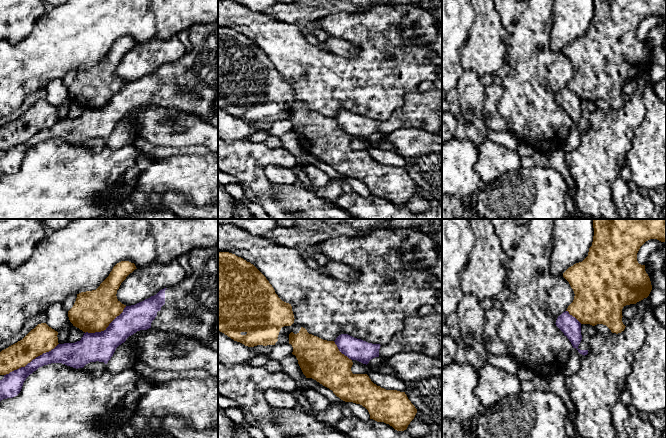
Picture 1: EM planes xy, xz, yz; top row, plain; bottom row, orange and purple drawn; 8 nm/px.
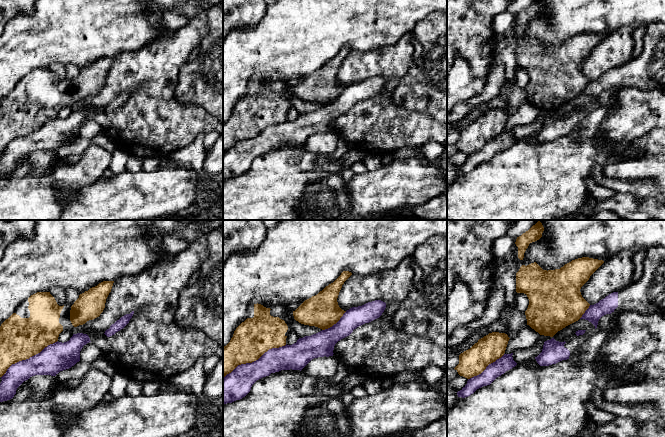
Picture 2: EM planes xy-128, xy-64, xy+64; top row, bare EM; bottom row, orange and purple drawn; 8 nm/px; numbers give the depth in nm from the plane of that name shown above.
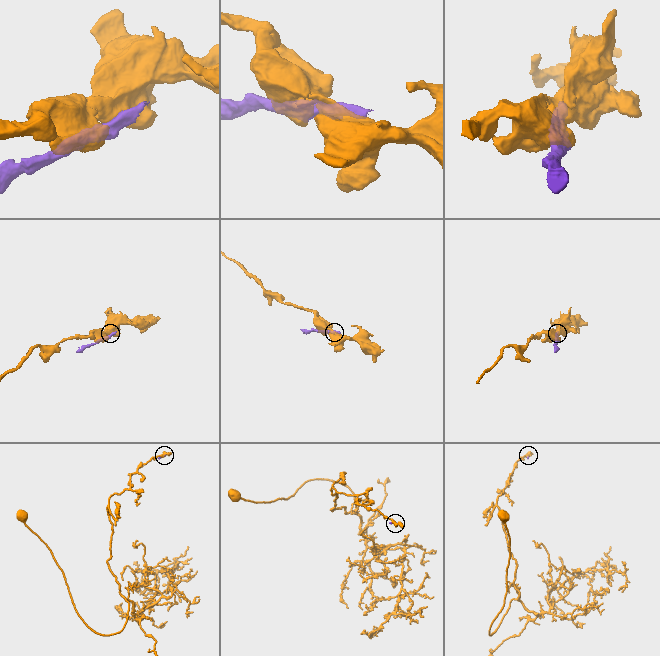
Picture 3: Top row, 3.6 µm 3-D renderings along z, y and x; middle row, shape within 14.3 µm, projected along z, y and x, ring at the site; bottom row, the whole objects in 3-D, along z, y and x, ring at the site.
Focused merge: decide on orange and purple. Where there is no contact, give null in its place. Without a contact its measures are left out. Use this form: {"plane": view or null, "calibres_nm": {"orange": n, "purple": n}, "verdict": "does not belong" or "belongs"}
{"plane": "xy", "calibres_nm": {"orange": 220, "purple": 170}, "verdict": "does not belong"}

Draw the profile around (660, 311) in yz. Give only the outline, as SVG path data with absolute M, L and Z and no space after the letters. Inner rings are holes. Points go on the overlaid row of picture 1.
M666 302L654 308L657 320L666 327Z

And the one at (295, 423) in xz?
M275 408L273 421L294 438L349 438L297 408Z

